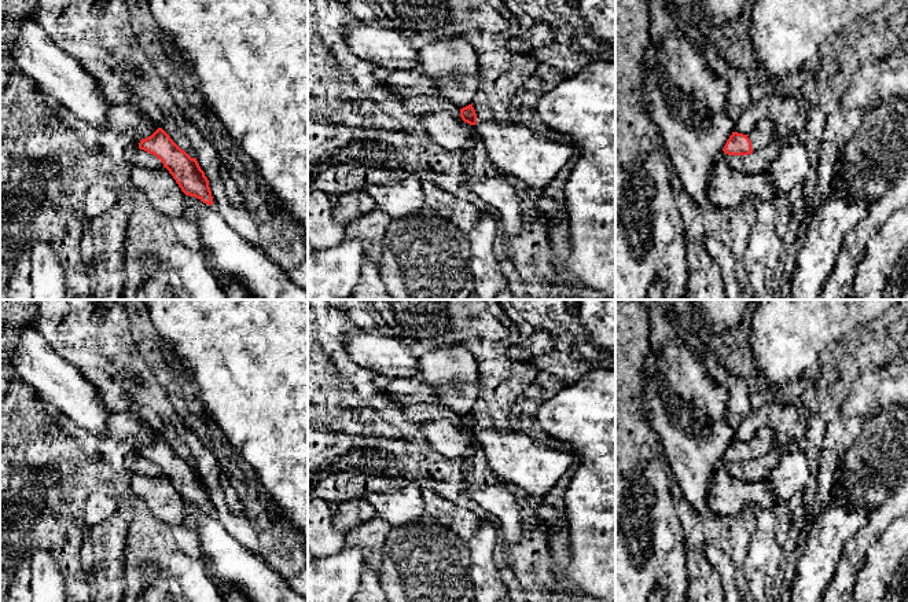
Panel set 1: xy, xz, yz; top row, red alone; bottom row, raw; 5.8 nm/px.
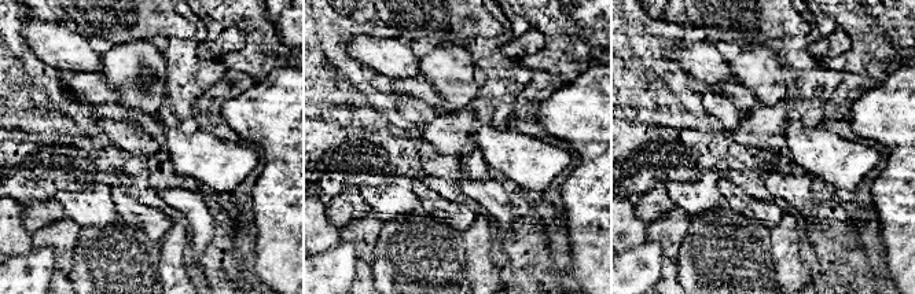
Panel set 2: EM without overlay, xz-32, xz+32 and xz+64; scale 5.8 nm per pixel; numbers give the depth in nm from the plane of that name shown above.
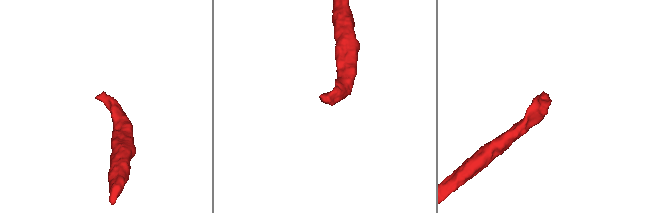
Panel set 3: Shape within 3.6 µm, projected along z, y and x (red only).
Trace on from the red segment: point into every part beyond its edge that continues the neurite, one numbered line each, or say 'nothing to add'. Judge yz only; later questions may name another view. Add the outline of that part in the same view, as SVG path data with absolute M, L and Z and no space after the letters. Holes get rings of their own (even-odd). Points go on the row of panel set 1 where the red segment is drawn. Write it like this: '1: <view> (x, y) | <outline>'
1: yz (763, 135) | M771 120L757 122L756 128L747 135L751 142L753 151L769 146L775 140L775 125Z

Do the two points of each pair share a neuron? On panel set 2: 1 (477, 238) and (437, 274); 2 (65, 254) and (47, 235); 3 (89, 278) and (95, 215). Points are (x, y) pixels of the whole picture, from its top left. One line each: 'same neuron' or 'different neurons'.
1: different neurons
2: same neuron
3: different neurons

